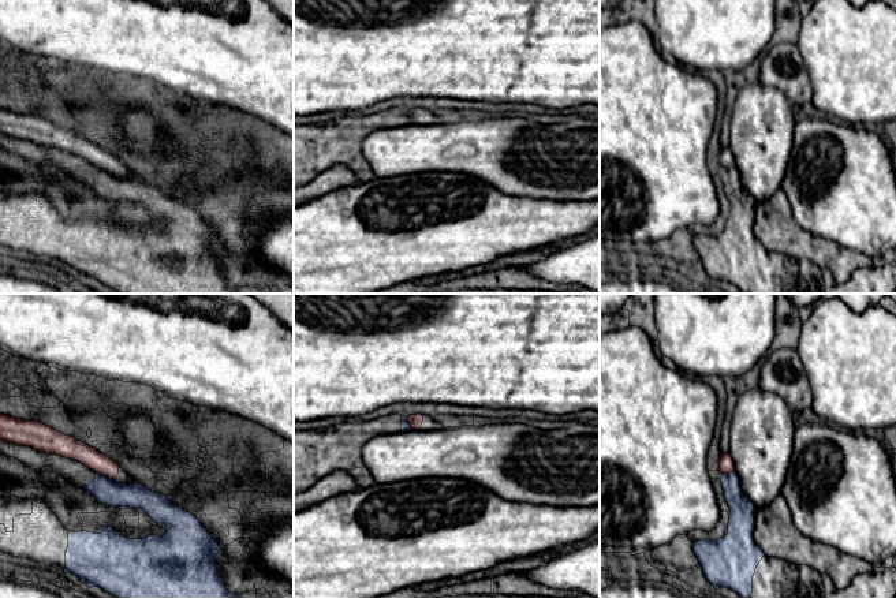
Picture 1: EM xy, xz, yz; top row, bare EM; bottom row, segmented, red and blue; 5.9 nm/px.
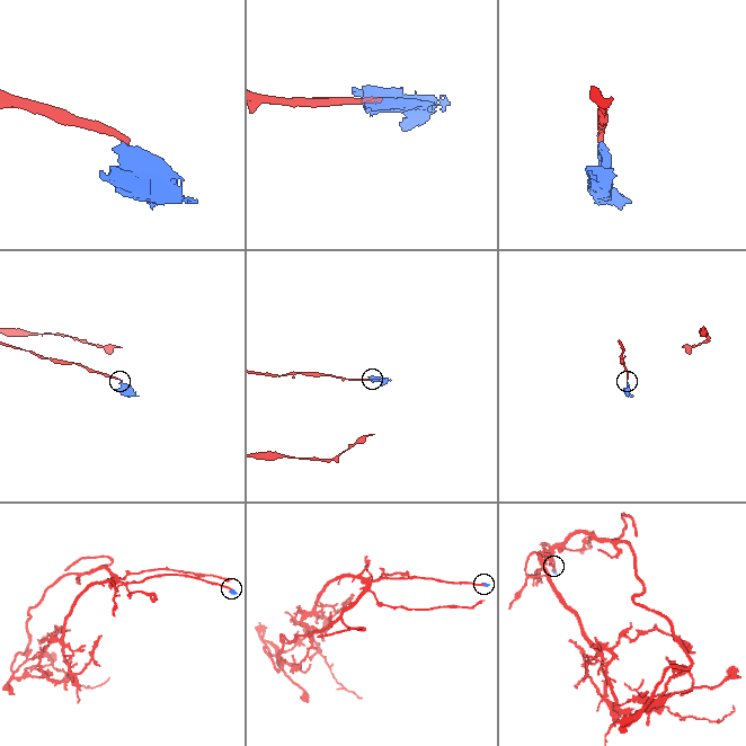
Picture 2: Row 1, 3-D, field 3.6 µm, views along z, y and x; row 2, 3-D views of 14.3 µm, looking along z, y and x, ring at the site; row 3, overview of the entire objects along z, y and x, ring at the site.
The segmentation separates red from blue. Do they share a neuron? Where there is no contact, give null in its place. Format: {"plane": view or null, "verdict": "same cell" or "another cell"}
{"plane": "xy", "verdict": "another cell"}

